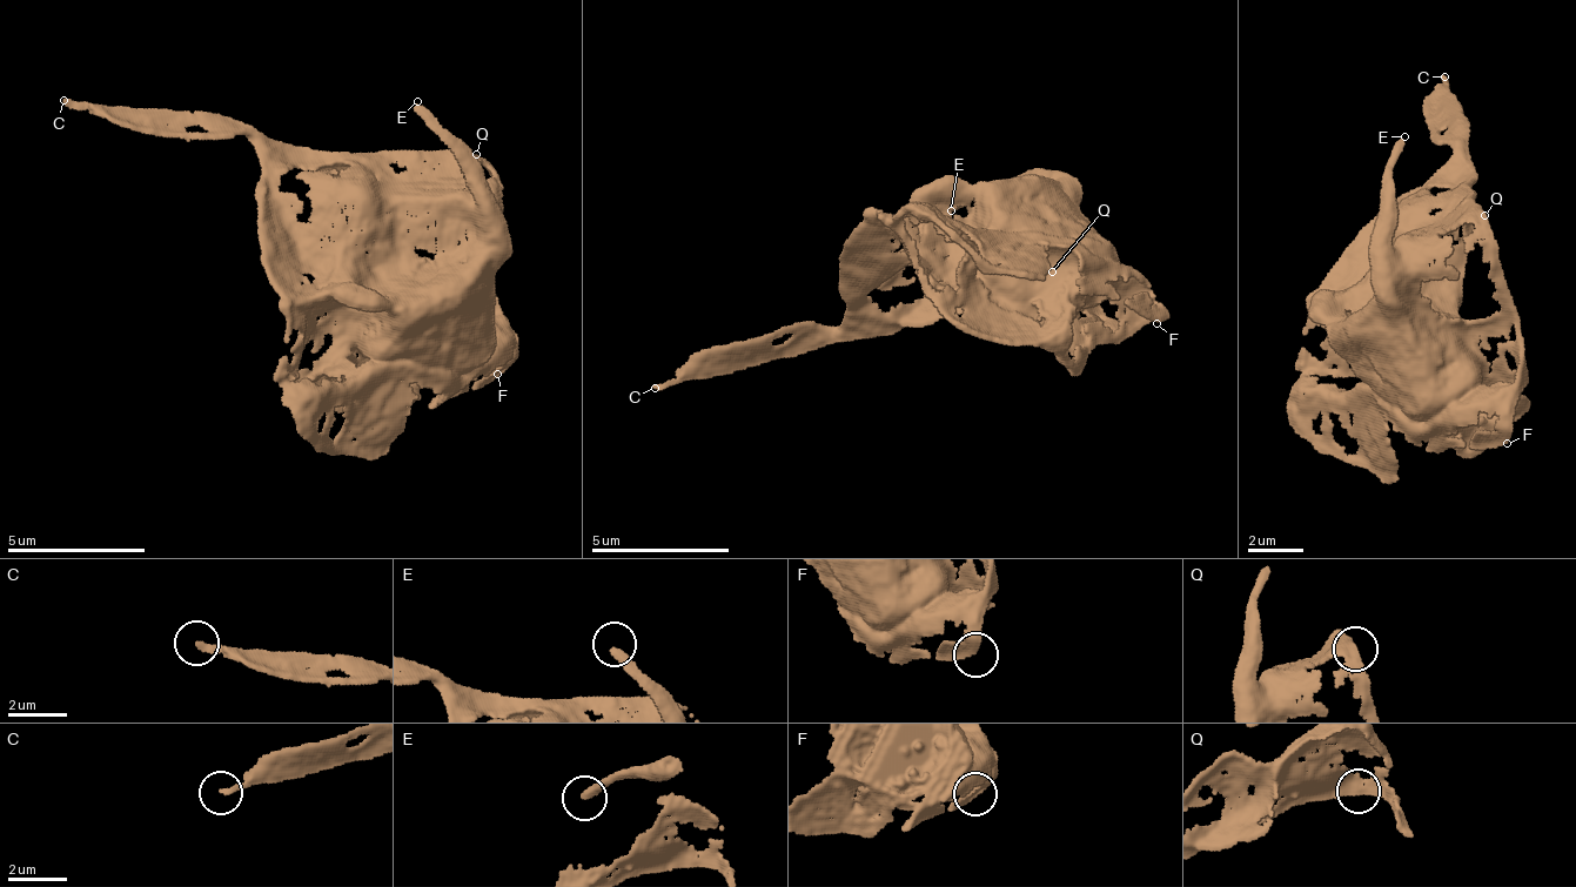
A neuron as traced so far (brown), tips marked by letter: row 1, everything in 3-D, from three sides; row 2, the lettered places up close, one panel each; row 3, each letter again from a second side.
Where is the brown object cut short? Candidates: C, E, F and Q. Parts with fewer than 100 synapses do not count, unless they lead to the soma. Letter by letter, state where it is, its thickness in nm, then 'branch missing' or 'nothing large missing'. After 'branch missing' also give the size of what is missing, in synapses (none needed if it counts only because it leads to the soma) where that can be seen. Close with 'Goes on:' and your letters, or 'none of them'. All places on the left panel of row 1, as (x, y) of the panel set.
C: place (64, 100); calibre 190 nm; branch missing; 200 synapses
E: place (417, 101); calibre 300 nm; nothing large missing
F: place (497, 374); calibre 240 nm; nothing large missing
Q: place (476, 154); calibre 280 nm; nothing large missing
Goes on: C

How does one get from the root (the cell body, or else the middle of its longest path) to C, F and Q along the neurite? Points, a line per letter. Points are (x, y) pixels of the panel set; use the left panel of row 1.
C: (431, 314), (376, 220), (308, 165), (282, 167), (209, 116), (113, 122), (64, 100)
F: (431, 314), (427, 306), (431, 310), (470, 308), (496, 333), (502, 333), (510, 349), (505, 367), (497, 374)
Q: (431, 314), (431, 296), (463, 263), (487, 220), (493, 172), (476, 154)

